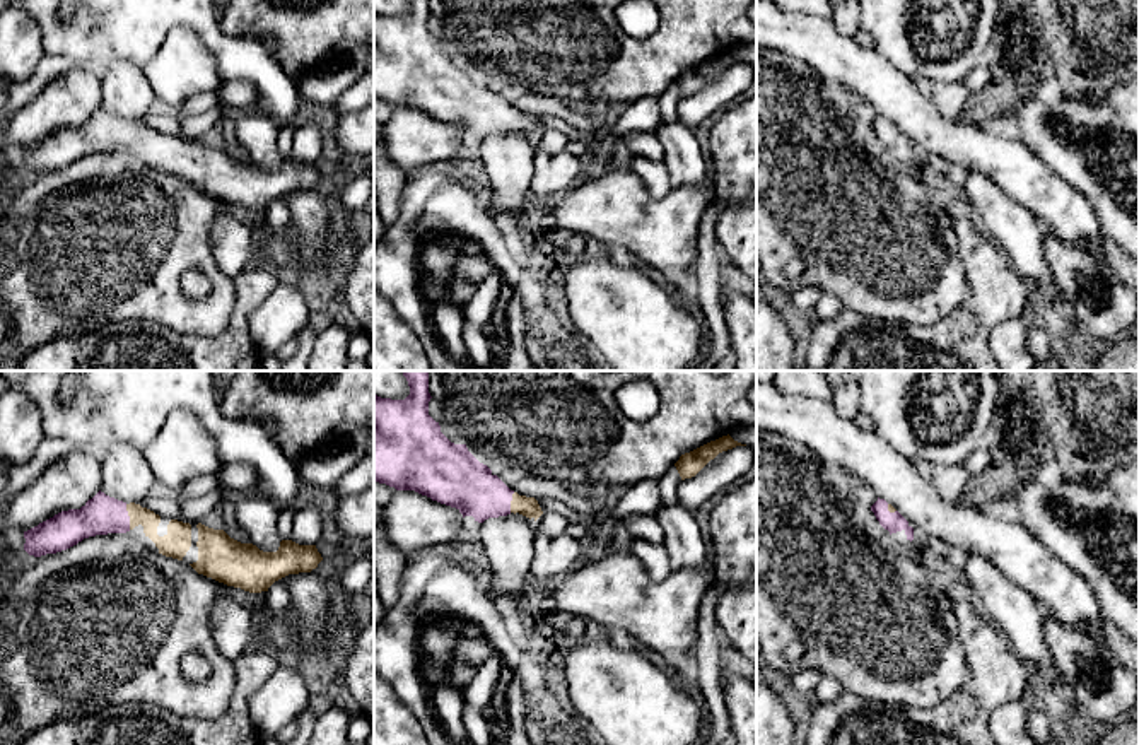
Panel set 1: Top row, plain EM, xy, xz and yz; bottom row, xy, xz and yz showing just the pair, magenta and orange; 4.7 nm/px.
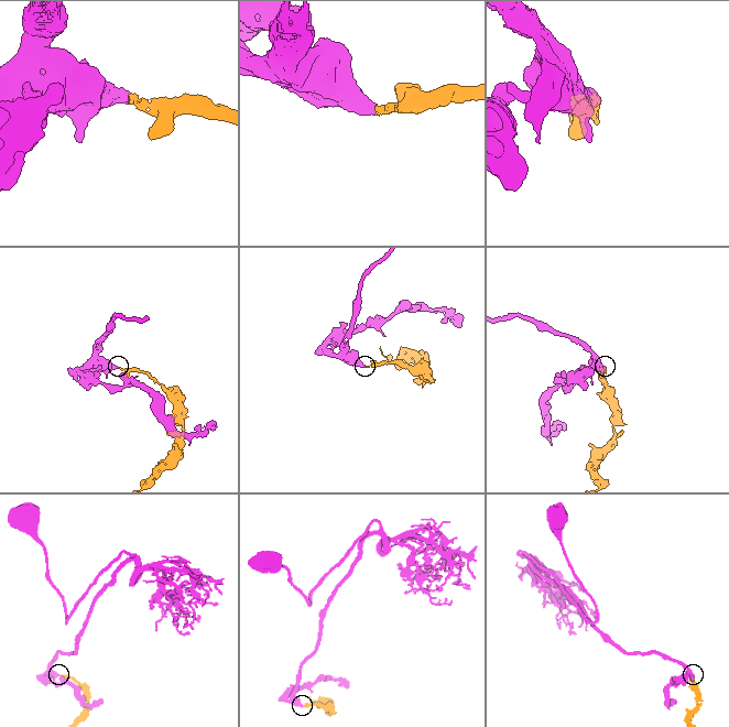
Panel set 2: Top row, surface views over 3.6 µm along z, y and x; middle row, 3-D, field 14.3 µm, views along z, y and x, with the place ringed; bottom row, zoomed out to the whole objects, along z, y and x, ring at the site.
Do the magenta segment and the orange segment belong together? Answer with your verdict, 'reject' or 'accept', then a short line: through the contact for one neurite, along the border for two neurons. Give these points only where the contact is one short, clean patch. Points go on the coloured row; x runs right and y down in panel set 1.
accept; line xy (101, 515), (128, 516), (173, 544)

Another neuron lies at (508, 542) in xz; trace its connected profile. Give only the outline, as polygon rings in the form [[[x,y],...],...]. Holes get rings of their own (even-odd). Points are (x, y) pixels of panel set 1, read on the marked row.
[[[507,514],[488,518],[478,528],[483,554],[487,557],[487,569],[492,574],[494,595],[497,600],[511,600],[517,605],[521,593],[534,590],[529,566],[534,555],[534,531],[533,519],[523,514]]]

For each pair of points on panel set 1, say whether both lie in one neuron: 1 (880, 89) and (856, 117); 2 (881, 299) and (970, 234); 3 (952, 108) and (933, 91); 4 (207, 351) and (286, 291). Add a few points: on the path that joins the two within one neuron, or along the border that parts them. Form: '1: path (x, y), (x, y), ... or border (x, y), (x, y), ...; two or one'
1: border (863, 99), (878, 113); two
2: border (952, 221), (963, 274), (970, 282); two
3: path (946, 103), (938, 94); one
4: border (274, 286), (250, 315), (250, 337), (260, 352); two

